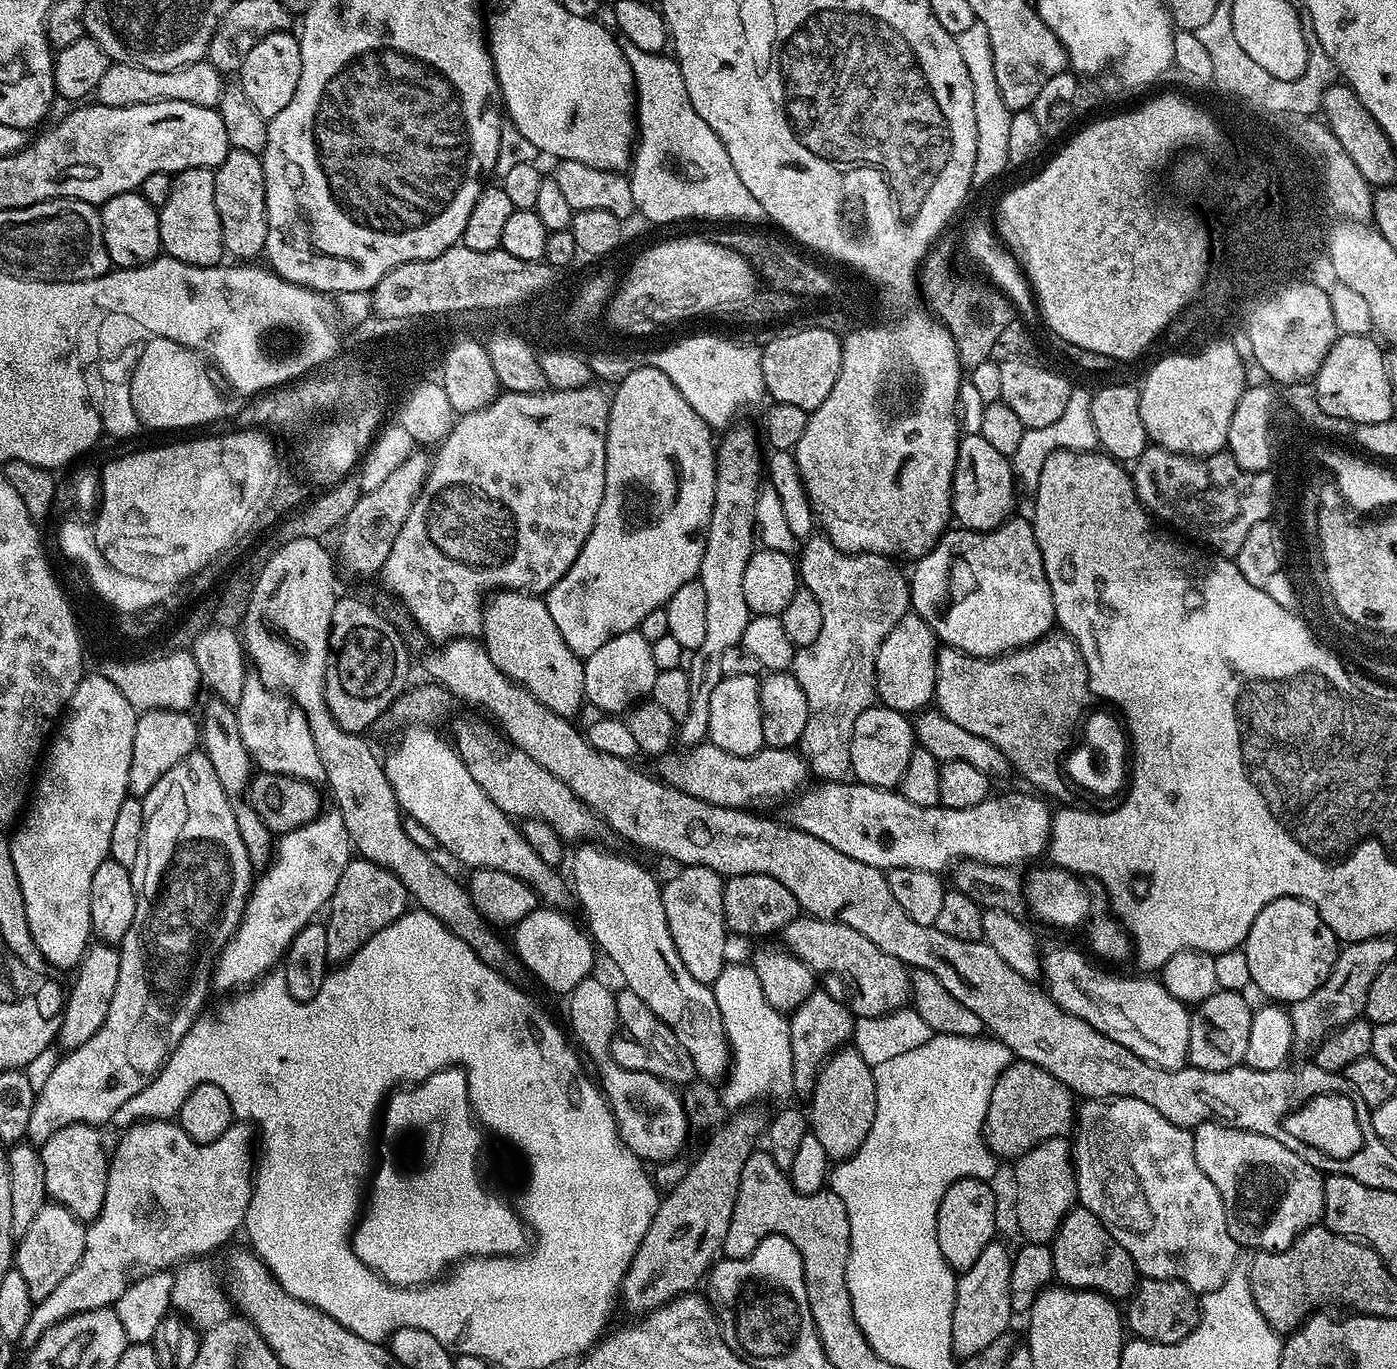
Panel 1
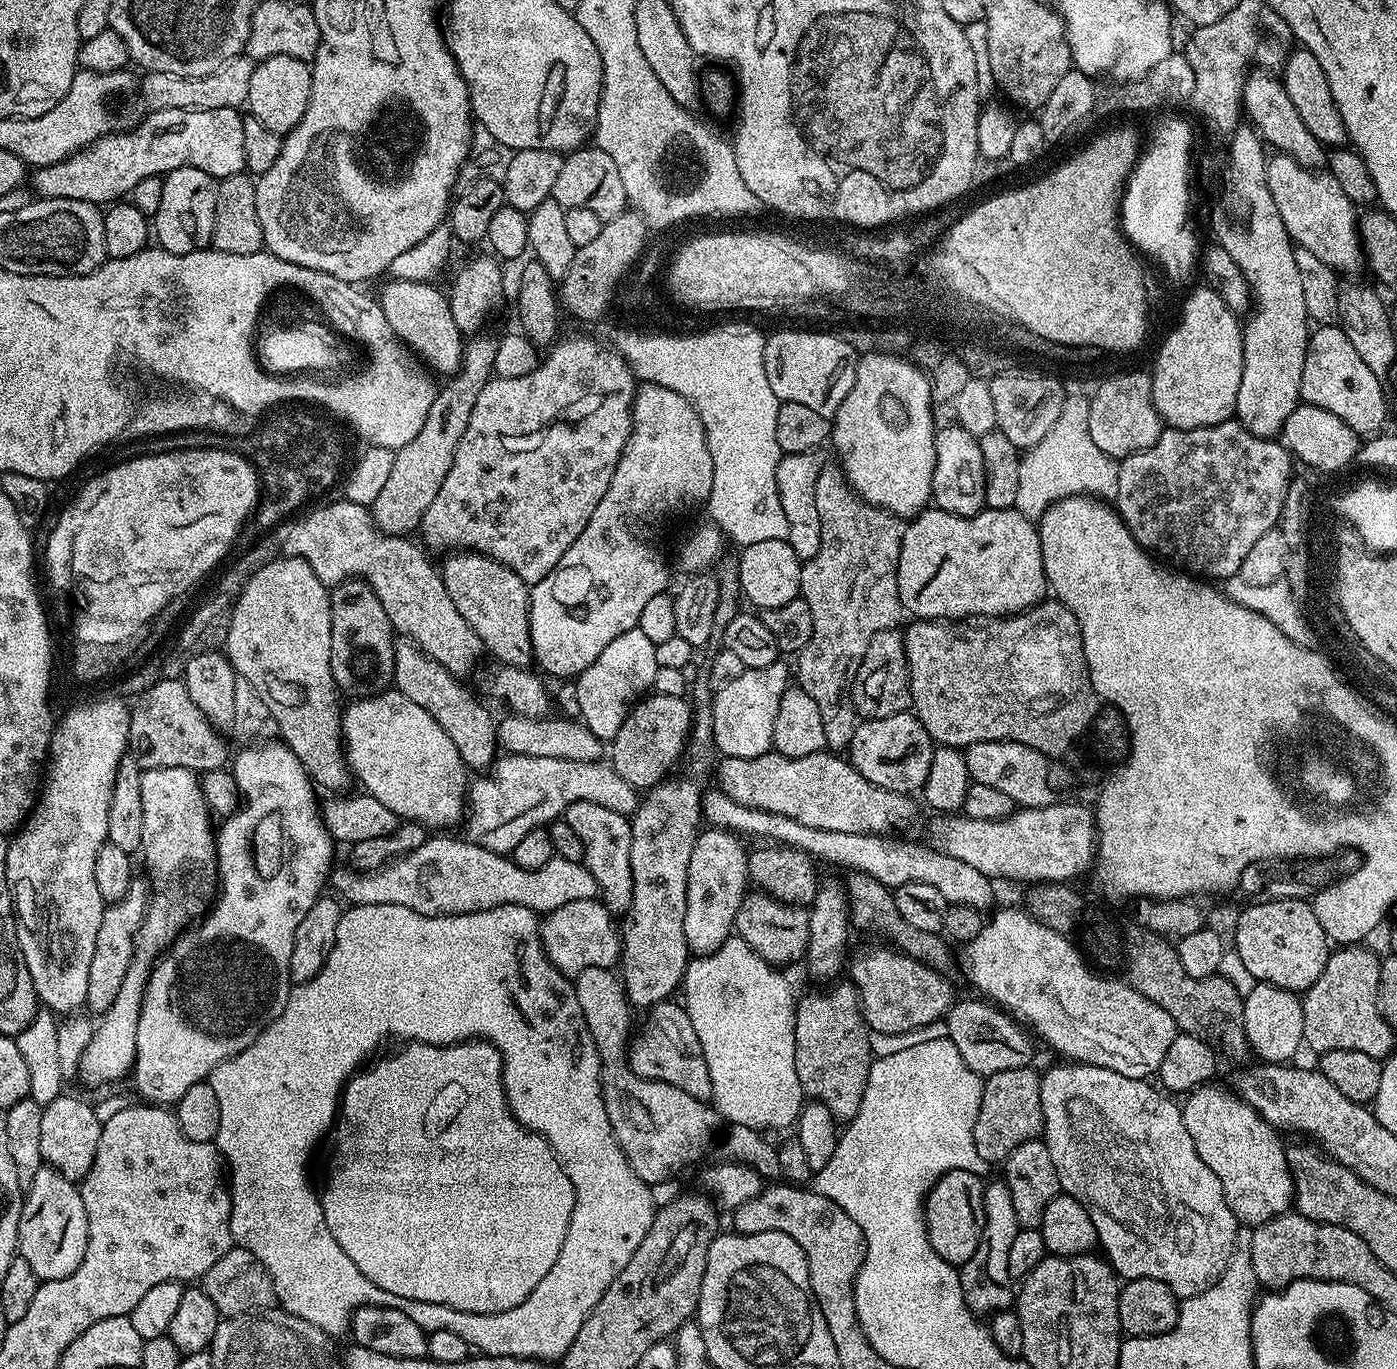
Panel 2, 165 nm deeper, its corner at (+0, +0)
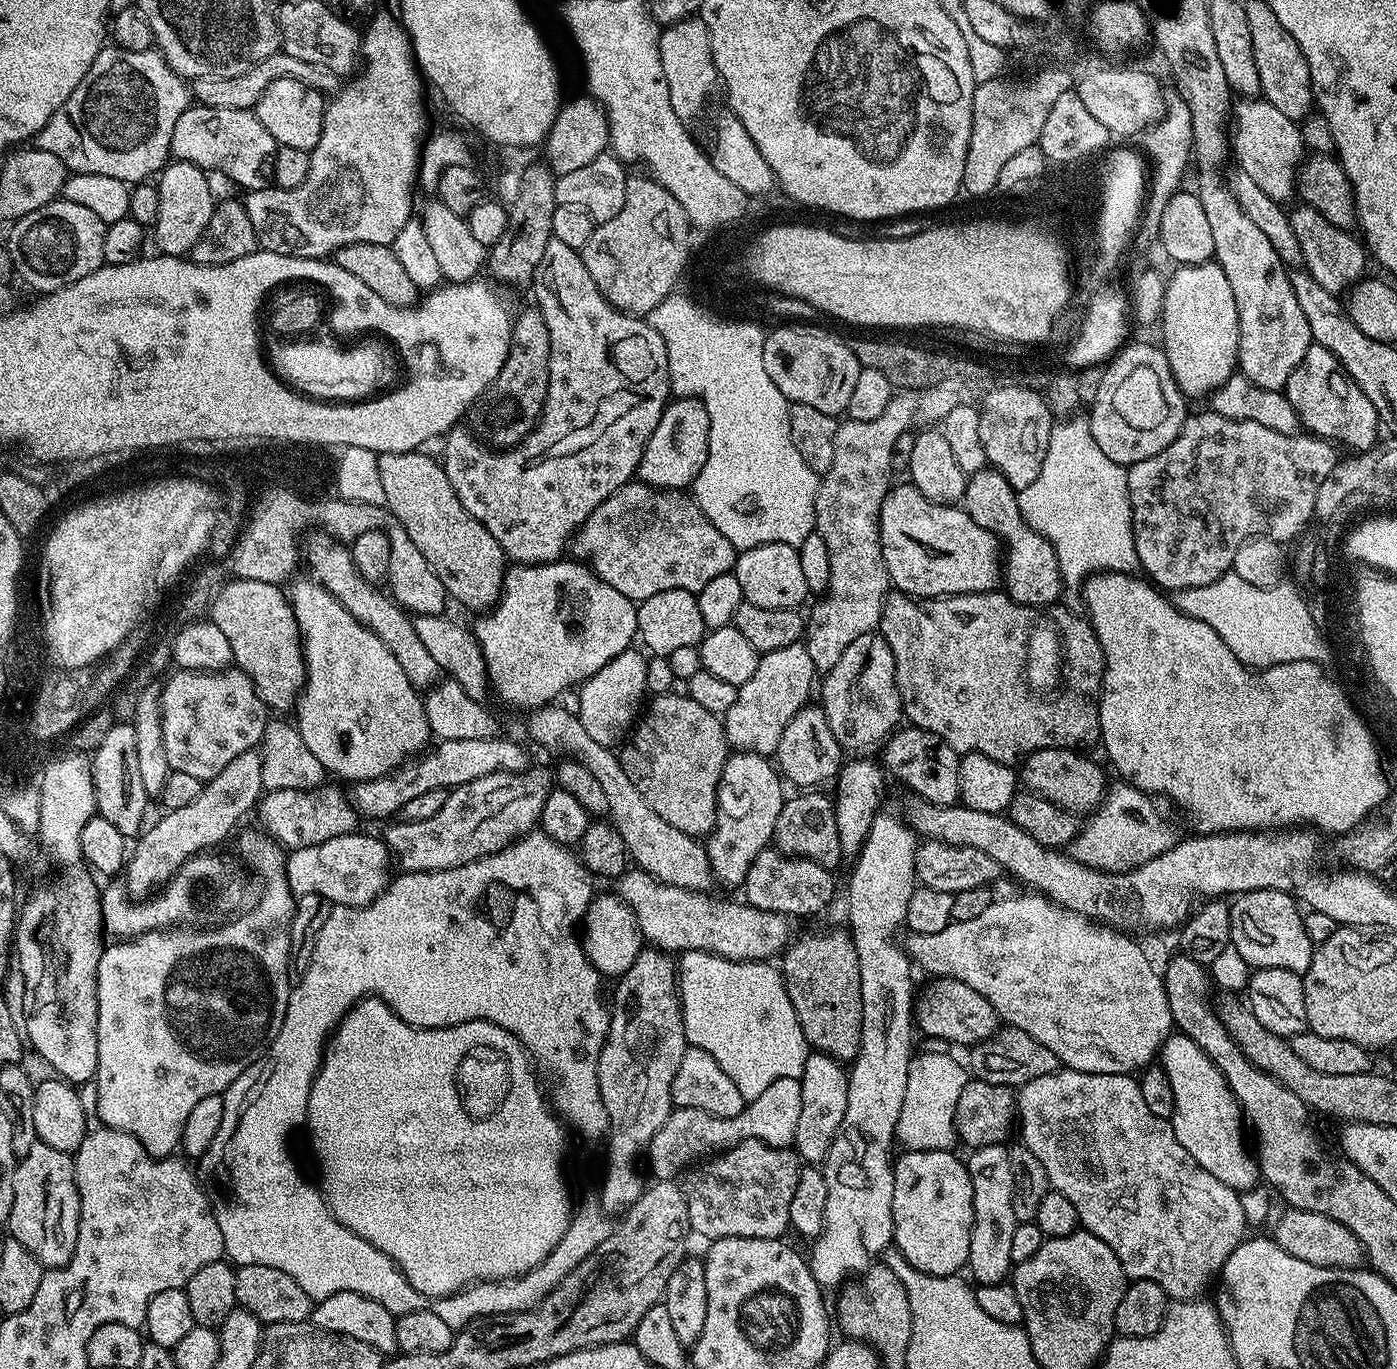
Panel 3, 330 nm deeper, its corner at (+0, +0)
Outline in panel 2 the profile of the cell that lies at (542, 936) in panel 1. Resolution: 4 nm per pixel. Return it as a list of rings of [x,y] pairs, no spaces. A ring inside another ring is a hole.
[[[599,899],[583,900],[582,902],[566,902],[566,906],[558,906],[558,910],[547,913],[540,926],[540,941],[544,943],[544,952],[548,961],[569,978],[574,978],[587,968],[612,968],[619,961],[622,951],[622,936],[612,925],[613,913],[604,907]]]

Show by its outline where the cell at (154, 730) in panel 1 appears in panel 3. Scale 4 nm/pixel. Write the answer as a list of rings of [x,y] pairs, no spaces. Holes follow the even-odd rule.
[[[235,666],[223,670],[176,670],[160,692],[158,731],[169,769],[191,774],[201,782],[213,780],[238,754],[251,752],[264,739],[270,709],[245,672]]]

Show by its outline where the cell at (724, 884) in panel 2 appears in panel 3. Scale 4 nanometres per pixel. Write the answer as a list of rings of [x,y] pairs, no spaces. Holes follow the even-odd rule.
[[[739,750],[729,755],[716,791],[716,826],[706,840],[708,861],[719,883],[743,885],[750,862],[773,843],[774,826],[786,799],[783,787],[777,765],[769,757]]]

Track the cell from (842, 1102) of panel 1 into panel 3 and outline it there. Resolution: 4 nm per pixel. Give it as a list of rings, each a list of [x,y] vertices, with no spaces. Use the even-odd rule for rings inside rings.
[[[828,928],[825,932],[804,932],[801,936],[799,933],[783,953],[782,971],[786,994],[790,994],[790,1002],[794,1006],[794,1014],[798,1014],[805,1040],[813,1049],[825,1052],[835,1060],[851,1062],[860,1049],[862,1034],[862,978],[858,974],[858,950],[851,935],[841,928]]]

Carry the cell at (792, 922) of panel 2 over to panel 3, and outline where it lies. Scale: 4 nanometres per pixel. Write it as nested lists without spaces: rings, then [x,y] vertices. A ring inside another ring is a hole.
[[[775,846],[762,849],[758,858],[750,862],[742,891],[743,899],[754,908],[764,908],[767,912],[782,912],[789,918],[808,916],[820,912],[836,896],[836,880],[833,869],[824,868],[807,856],[790,856]]]

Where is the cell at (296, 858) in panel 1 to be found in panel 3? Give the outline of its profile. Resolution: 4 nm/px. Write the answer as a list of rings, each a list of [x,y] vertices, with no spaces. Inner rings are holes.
[[[255,830],[256,832],[241,831],[235,837],[236,848],[240,851],[242,859],[248,863],[247,871],[257,876],[264,885],[260,888],[260,905],[241,911],[231,922],[221,923],[211,930],[189,930],[184,926],[174,928],[162,928],[158,932],[143,932],[135,938],[124,938],[119,942],[112,942],[100,953],[98,970],[96,971],[96,997],[98,998],[98,1066],[94,1077],[96,1084],[96,1112],[100,1115],[99,1123],[106,1128],[113,1128],[119,1132],[130,1134],[142,1142],[142,1146],[150,1155],[157,1158],[168,1158],[173,1155],[172,1151],[180,1148],[182,1138],[182,1126],[186,1126],[186,1117],[190,1110],[194,1110],[197,1102],[207,1096],[218,1096],[223,1094],[250,1066],[261,1056],[265,1050],[272,1045],[272,1040],[282,1030],[282,1022],[288,1005],[288,993],[290,991],[290,930],[292,919],[296,909],[297,897],[290,890],[288,879],[284,873],[286,863],[285,849],[281,848],[267,832]]]

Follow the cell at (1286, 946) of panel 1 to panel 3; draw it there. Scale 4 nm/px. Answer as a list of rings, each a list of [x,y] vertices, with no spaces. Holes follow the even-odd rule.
[[[1263,888],[1239,893],[1231,901],[1231,906],[1231,947],[1236,948],[1242,958],[1246,958],[1249,969],[1281,968],[1301,974],[1308,971],[1314,945],[1306,916],[1304,920],[1303,914],[1300,913],[1301,905],[1295,896],[1282,890]]]

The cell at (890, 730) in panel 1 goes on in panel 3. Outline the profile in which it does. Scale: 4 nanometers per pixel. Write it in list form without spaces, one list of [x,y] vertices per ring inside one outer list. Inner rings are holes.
[[[904,726],[887,737],[883,748],[883,767],[891,775],[893,772],[919,799],[928,800],[932,804],[955,804],[959,801],[958,770],[961,753],[955,752],[945,740],[930,734],[925,728]]]

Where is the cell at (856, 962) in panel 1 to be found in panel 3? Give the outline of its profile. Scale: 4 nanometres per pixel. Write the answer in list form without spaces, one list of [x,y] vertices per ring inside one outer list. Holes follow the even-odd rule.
[[[936,978],[931,983],[932,988],[926,989],[921,996],[919,993],[914,1000],[914,1024],[919,1031],[920,1028],[924,1031],[925,1037],[945,1039],[952,1046],[971,1046],[996,1035],[1002,1024],[1000,1015],[978,990],[951,978]]]

